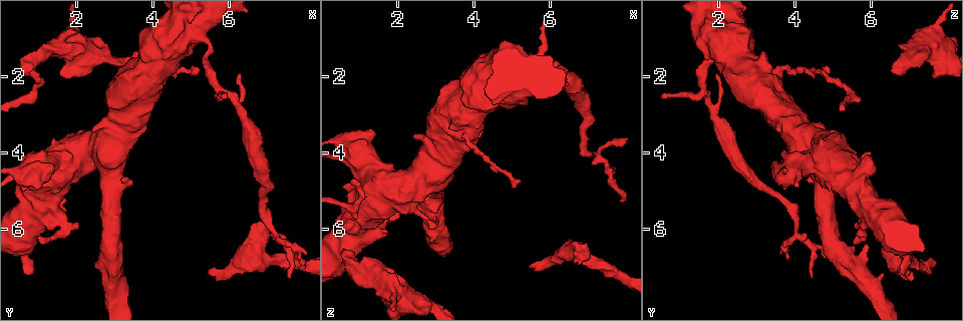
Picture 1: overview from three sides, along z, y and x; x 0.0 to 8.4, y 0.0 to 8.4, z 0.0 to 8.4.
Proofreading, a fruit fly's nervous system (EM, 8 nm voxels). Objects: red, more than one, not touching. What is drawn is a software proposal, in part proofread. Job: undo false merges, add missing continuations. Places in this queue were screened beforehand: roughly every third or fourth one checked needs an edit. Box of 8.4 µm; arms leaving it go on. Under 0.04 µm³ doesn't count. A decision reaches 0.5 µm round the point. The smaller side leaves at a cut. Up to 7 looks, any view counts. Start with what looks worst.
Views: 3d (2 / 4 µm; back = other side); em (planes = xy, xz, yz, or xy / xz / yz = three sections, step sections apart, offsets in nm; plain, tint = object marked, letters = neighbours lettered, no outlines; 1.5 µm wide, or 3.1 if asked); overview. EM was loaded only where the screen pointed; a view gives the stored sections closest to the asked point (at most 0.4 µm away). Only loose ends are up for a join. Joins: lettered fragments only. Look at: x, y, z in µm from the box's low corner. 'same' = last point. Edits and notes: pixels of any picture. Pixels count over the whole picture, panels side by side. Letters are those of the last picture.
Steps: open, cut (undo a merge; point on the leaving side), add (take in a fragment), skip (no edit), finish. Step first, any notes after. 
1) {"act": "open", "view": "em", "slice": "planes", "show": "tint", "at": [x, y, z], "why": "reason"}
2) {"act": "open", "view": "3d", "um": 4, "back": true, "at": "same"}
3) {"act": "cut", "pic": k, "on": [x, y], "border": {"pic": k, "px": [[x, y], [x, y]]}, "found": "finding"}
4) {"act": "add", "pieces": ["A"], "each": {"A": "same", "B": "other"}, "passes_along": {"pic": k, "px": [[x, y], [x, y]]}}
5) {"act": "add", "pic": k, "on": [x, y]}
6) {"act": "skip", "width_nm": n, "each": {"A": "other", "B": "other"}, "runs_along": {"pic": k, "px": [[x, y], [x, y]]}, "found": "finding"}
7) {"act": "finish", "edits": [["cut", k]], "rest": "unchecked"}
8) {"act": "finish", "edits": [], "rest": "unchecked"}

{"act": "open", "view": "3d", "um": 2, "at": [5.50, 7.25, 7.00], "why": "free end"}

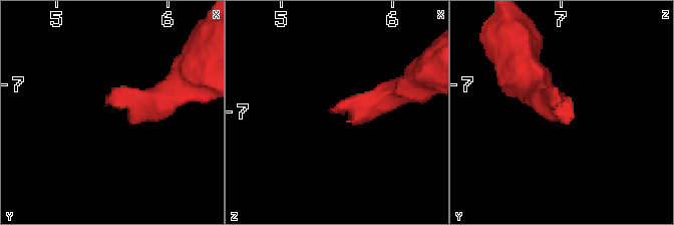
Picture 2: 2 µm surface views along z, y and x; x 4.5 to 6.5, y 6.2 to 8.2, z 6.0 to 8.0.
{"act": "open", "view": "em", "slice": "planes", "show": "letters", "at": [5.46, 7.18, 7.00]}

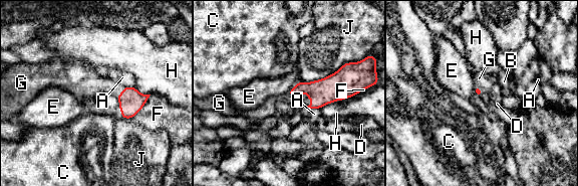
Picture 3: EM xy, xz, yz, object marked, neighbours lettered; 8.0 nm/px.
{"act": "add", "pieces": ["G"], "longest_contact_nm": ["J", 440], "each": {"A": "other", "B": "other", "C": "other", "D": "other", "E": "other", "F": "other", "G": "same", "H": "other", "J": "other"}, "found": "it goes on there"}

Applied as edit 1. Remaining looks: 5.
{"act": "open", "view": "overview"}

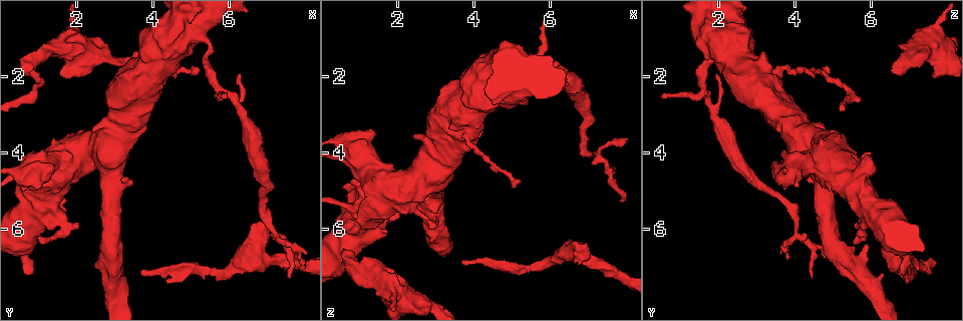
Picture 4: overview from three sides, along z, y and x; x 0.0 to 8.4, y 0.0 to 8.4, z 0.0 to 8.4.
{"act": "open", "view": "em", "slice": "planes", "show": "plain", "at": [0.55, 1.85, 6.50], "why": "branch stops here"}

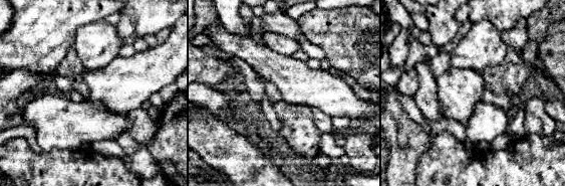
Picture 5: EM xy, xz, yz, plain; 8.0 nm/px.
{"act": "open", "view": "em", "slice": "planes", "show": "letters", "at": "same", "why": "what lies round it"}

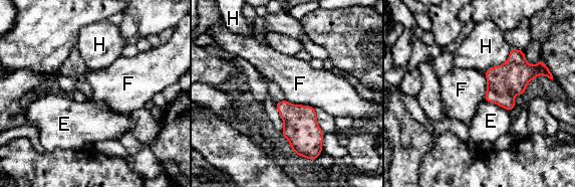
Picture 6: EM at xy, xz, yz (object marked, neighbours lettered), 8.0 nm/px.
{"act": "skip", "each": {"E": "other", "F": "other", "H": "other"}, "border": {"pic": 6, "px": [[285, 99], [292, 104], [315, 108]]}, "found": "none of them fits"}

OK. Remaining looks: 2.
{"act": "finish", "edits": [["add", 3]], "rest": "unchecked"}

